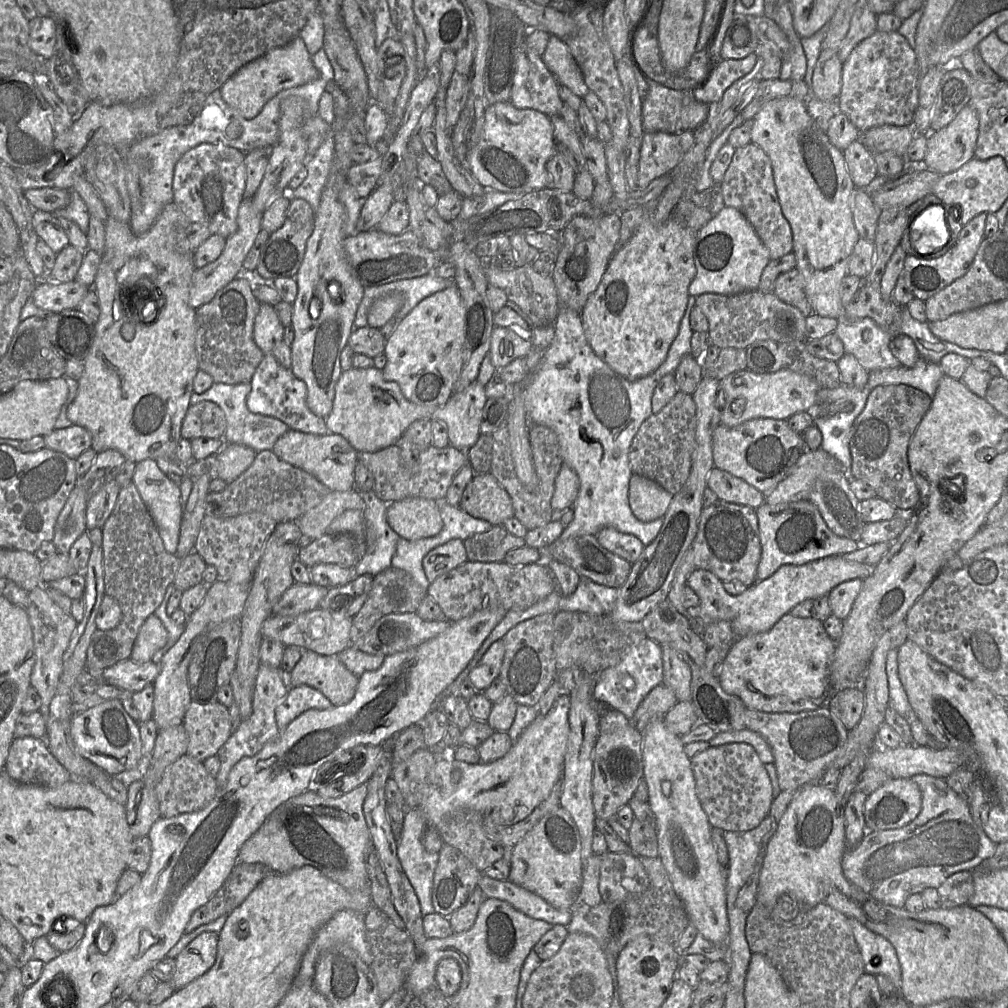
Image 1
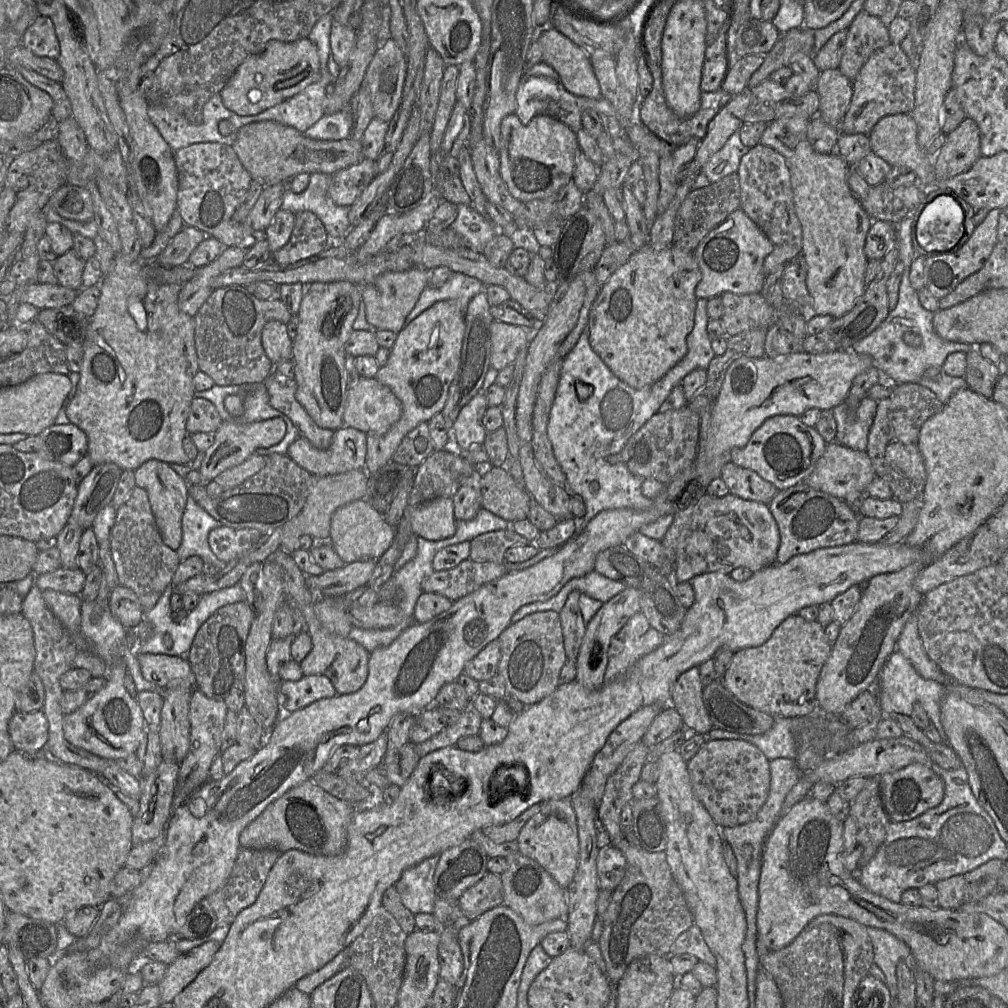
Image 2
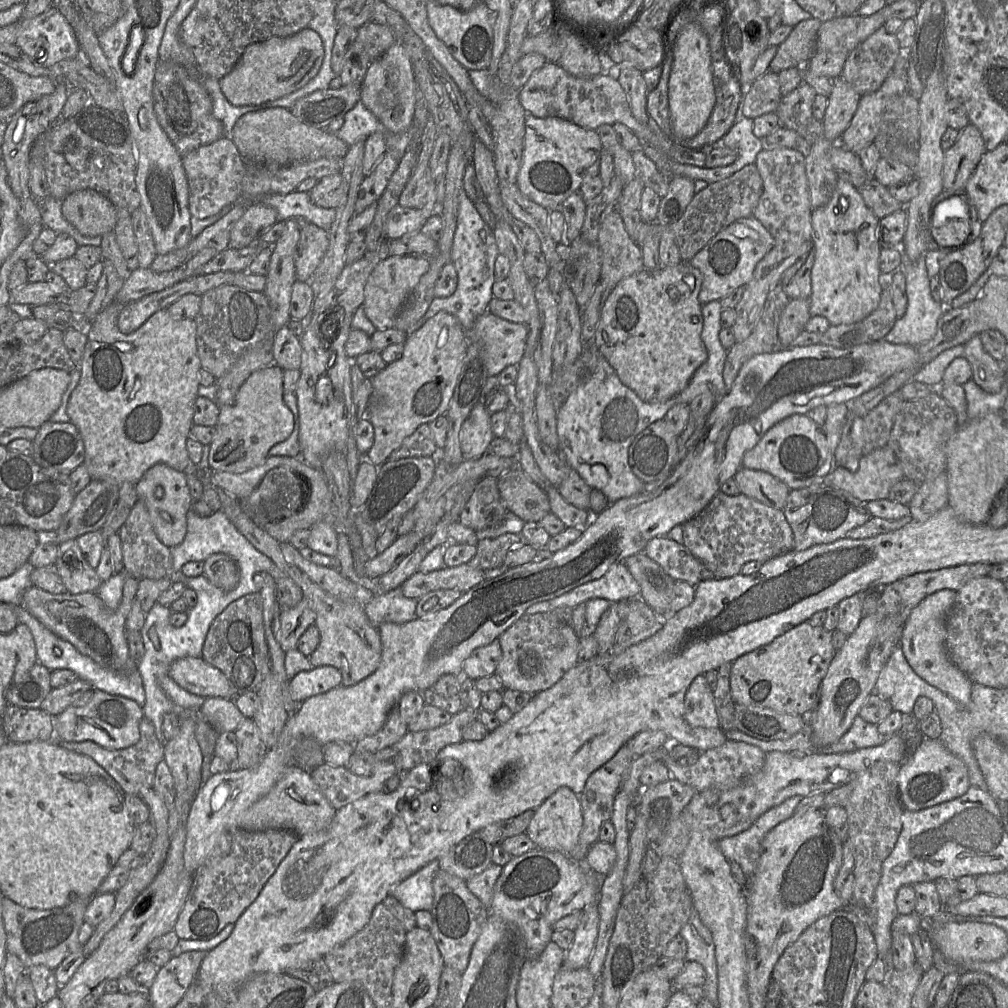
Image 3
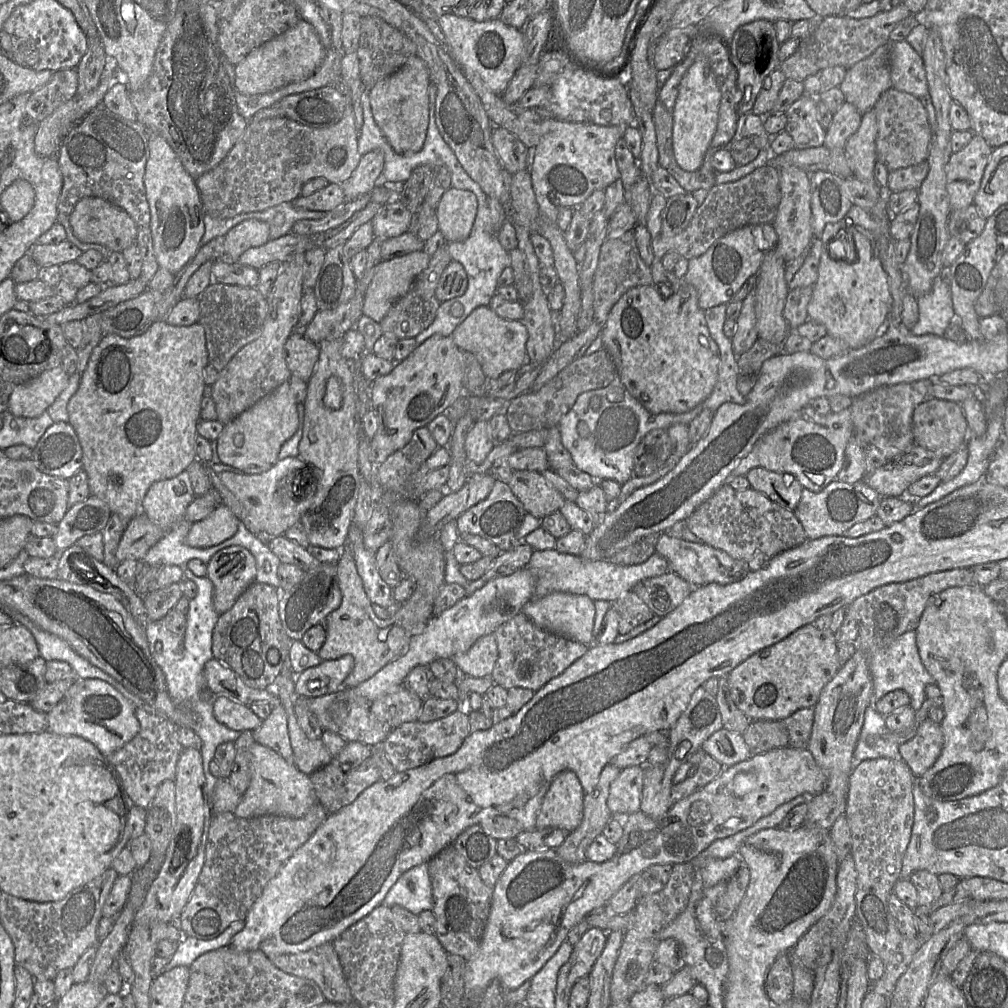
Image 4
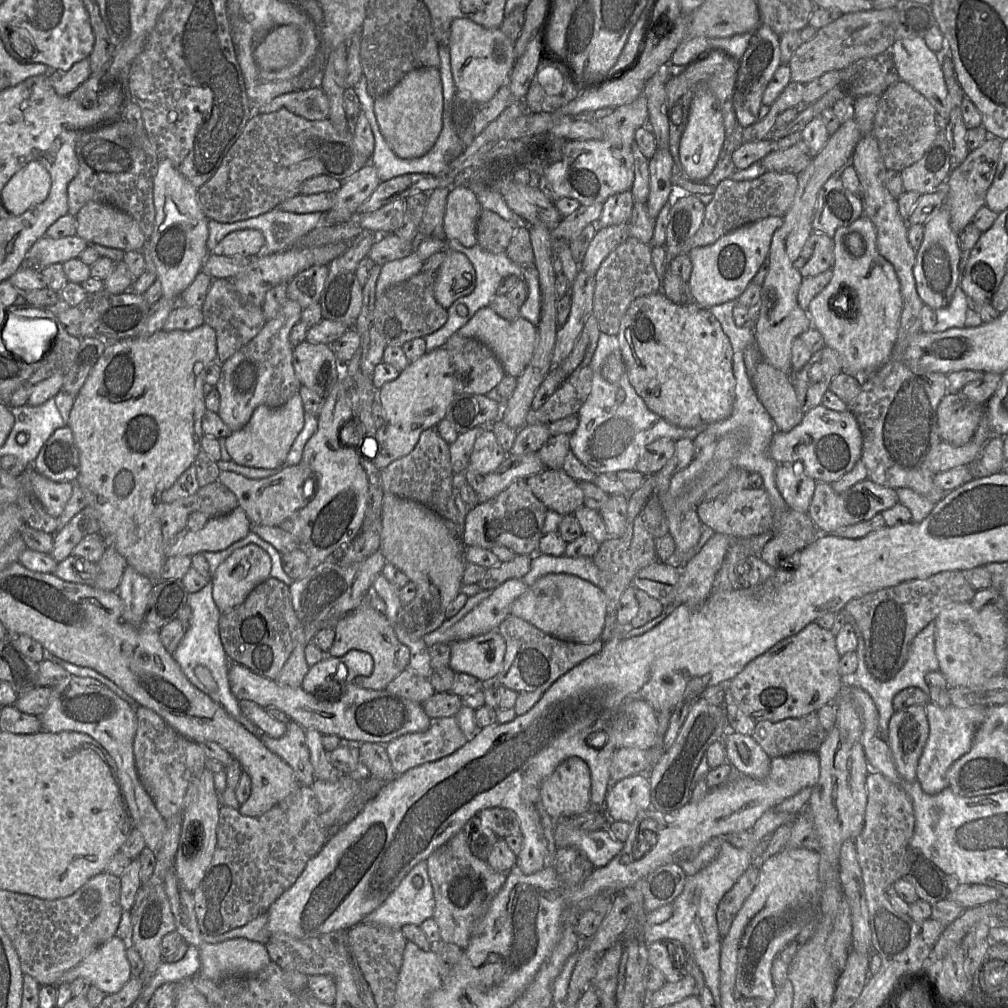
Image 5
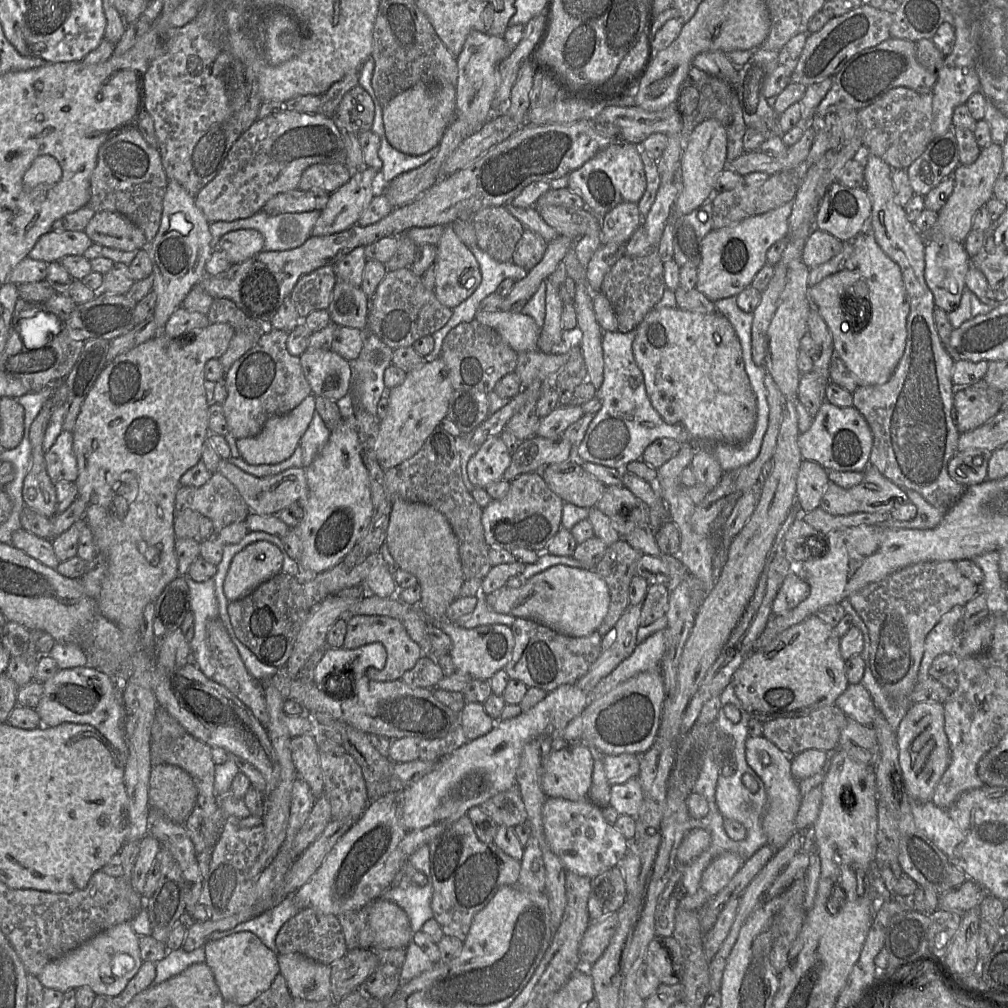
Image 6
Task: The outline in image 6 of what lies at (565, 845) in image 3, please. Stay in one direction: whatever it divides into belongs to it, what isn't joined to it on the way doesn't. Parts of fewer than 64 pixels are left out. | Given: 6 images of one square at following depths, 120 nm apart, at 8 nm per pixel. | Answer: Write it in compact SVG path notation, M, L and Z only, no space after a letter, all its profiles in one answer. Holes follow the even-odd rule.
M581 743L556 746L542 764L541 786L549 798L581 801L587 798L594 754Z

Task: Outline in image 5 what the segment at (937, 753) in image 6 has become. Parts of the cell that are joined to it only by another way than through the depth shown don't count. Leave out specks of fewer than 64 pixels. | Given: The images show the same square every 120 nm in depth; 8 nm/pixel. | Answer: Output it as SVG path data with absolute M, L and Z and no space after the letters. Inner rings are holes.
M911 705L892 715L887 739L896 769L905 780L917 780L918 762L928 737L926 705Z

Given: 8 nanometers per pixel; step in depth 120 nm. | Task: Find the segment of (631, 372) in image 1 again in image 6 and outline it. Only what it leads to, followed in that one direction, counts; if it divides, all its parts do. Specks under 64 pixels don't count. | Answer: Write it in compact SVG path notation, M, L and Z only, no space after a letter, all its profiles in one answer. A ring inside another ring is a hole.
M678 307L651 309L641 323L635 328L635 331L636 336L632 344L633 355L638 368L643 374L646 393L651 404L666 423L681 425L689 433L691 439L694 441L691 443L694 450L710 450L716 443L742 443L751 436L756 422L756 398L747 373L745 372L740 342L732 325L723 315L720 313L683 310Z

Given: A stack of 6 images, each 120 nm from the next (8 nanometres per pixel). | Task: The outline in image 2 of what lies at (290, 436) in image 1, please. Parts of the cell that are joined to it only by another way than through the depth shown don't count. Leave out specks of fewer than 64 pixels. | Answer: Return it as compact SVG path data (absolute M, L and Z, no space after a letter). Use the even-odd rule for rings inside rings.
M342 426L334 432L330 447L320 450L307 439L297 438L286 455L301 468L316 476L332 476L365 468L367 434Z

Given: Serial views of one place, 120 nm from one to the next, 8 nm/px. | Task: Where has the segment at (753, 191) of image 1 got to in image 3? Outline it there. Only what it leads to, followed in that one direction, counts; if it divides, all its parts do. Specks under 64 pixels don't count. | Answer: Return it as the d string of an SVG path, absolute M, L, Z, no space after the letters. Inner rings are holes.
M776 148L772 150L763 149L756 157L754 165L757 167L763 181L763 192L758 205L753 212L753 217L758 219L775 240L775 246L756 265L753 276L734 307L735 321L731 327L735 342L744 341L753 331L763 309L768 293L780 282L782 274L792 266L807 250L812 247L812 227L807 176L805 167L805 156L795 148Z

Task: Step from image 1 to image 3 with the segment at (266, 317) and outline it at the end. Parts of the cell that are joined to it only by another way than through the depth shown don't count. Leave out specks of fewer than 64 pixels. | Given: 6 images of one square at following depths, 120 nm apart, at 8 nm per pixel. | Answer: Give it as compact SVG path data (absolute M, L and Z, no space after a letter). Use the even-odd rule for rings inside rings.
M284 326L273 335L272 352L274 364L283 370L299 370L302 358L300 338Z

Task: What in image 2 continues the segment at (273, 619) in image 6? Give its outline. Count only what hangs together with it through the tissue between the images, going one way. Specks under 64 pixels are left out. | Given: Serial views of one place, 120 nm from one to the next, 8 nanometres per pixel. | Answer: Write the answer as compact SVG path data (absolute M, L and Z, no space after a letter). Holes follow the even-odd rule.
M246 601L218 609L199 628L187 660L195 675L195 688L211 699L225 699L233 690L243 690L245 683L245 645L254 619L254 610Z

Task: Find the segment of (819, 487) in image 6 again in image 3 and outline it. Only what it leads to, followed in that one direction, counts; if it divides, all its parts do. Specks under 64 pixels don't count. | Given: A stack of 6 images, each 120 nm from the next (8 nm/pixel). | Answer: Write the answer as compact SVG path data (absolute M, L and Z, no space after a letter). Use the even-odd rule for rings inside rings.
M739 468L733 479L740 494L775 509L783 509L790 489L771 474L748 468Z

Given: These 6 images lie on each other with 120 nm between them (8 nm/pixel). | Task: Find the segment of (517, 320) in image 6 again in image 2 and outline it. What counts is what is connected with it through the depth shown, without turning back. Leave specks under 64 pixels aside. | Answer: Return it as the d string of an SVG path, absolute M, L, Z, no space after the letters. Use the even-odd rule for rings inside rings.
M493 320L490 332L492 341L491 366L497 371L501 371L507 365L513 365L521 349L530 342L530 332L520 326L501 321Z

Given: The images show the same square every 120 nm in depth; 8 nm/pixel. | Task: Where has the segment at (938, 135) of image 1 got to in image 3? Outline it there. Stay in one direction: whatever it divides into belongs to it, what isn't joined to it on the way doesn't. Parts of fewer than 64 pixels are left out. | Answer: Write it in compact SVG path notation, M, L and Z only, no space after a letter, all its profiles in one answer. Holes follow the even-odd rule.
M969 123L960 131L954 145L944 152L942 169L944 191L963 193L967 181L986 151L980 131Z

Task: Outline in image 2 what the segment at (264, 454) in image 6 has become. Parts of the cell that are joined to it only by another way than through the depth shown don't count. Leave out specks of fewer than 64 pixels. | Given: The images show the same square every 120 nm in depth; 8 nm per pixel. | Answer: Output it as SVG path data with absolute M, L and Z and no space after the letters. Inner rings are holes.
M229 395L224 400L224 406L231 415L232 420L222 421L220 427L215 432L213 445L205 452L205 456L199 472L201 474L204 487L214 480L223 471L237 466L255 453L259 448L269 448L281 442L286 434L286 422L280 418L272 418L264 421L246 423L241 420L244 406L243 396Z

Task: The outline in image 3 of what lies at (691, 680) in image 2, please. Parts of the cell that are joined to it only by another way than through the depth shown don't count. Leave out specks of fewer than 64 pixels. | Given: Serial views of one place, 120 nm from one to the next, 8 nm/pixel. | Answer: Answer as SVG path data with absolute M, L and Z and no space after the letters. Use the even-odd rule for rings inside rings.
M704 675L696 676L685 693L684 717L693 727L719 727L719 717L712 689Z

